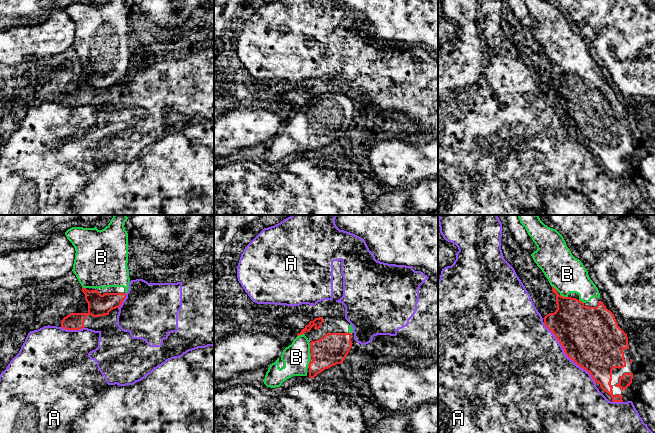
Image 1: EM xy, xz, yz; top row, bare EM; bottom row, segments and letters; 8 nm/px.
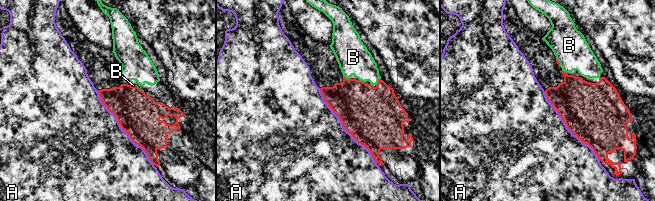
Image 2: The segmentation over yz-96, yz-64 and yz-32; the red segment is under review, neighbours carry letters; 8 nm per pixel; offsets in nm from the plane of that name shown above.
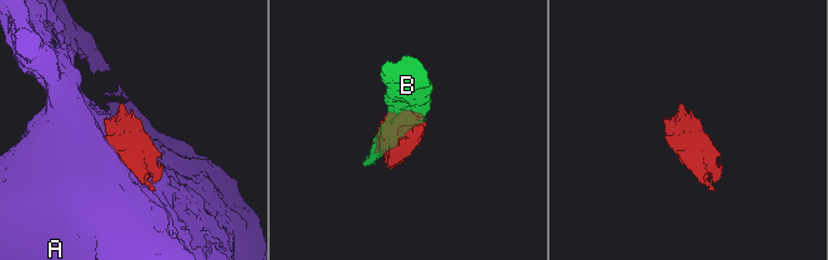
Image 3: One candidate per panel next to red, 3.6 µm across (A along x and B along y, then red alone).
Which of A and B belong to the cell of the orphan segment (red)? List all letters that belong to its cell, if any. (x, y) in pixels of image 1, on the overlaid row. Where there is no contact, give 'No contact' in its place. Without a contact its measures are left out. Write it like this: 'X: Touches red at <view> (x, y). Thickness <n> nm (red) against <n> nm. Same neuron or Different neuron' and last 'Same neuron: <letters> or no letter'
A: Touches red at yz (567, 355). Thickness 480 nm (red) against 500 nm. Different neuron
B: Touches red at yz (564, 297). Thickness 360 nm (red) against 300 nm. Same neuron
Same neuron: B

